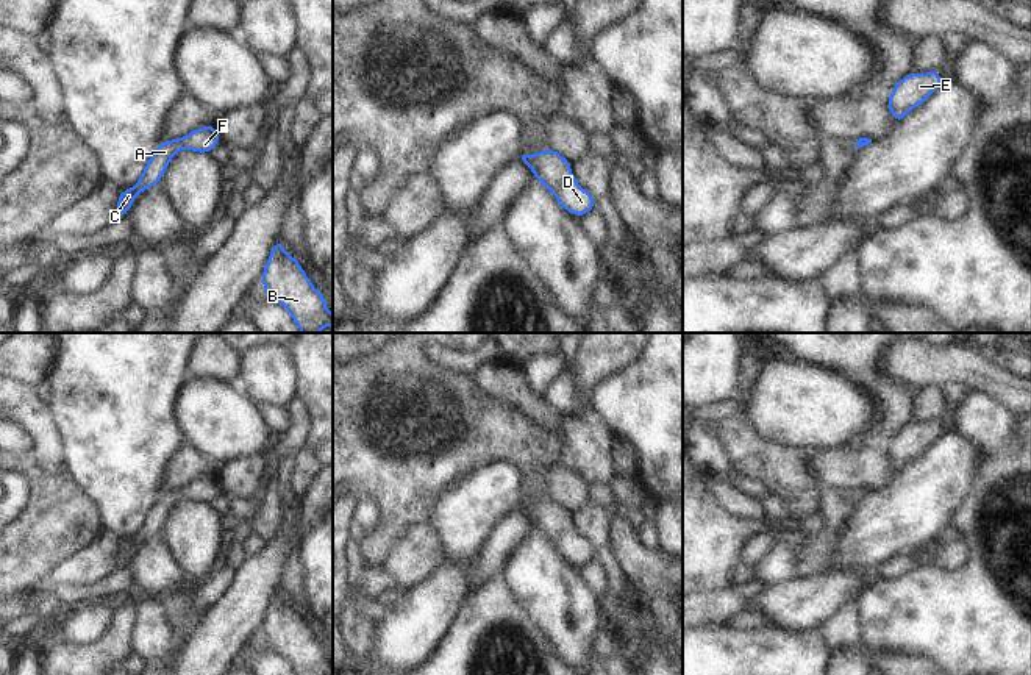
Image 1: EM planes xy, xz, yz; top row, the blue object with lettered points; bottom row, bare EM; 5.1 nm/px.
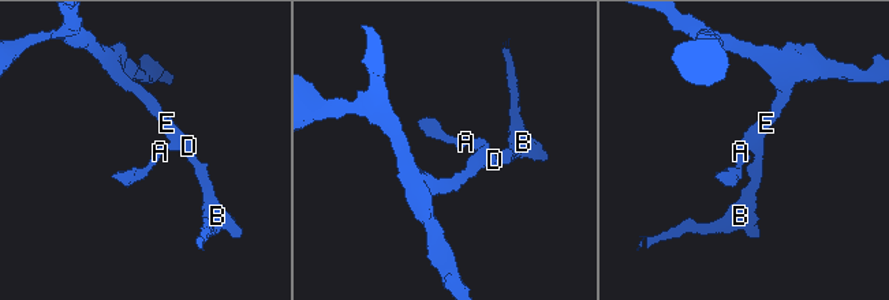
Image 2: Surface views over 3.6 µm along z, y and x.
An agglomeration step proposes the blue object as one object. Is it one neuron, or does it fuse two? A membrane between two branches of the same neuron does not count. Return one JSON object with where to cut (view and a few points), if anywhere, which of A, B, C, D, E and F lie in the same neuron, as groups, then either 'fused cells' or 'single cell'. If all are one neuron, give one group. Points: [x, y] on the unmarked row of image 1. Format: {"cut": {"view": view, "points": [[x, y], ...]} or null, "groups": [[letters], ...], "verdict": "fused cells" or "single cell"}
{"cut": null, "groups": [["A", "B", "C", "D", "E", "F"]], "verdict": "single cell"}

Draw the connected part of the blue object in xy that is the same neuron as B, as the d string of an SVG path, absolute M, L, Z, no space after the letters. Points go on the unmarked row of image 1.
M278 589L272 597L261 625L266 647L283 655L295 675L333 675L323 642L312 636L301 614L283 598L283 594Z

